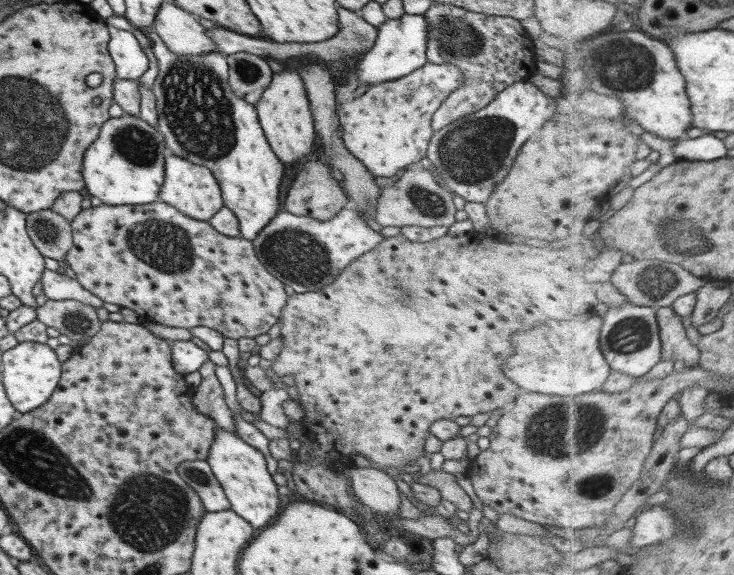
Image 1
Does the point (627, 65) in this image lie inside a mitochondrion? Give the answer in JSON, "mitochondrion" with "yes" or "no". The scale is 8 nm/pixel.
{"mitochondrion":"yes"}

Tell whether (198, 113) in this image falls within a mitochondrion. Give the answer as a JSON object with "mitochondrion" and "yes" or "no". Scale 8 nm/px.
{"mitochondrion":"yes"}

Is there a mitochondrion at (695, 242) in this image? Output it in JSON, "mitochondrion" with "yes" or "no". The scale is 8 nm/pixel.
{"mitochondrion":"yes"}

